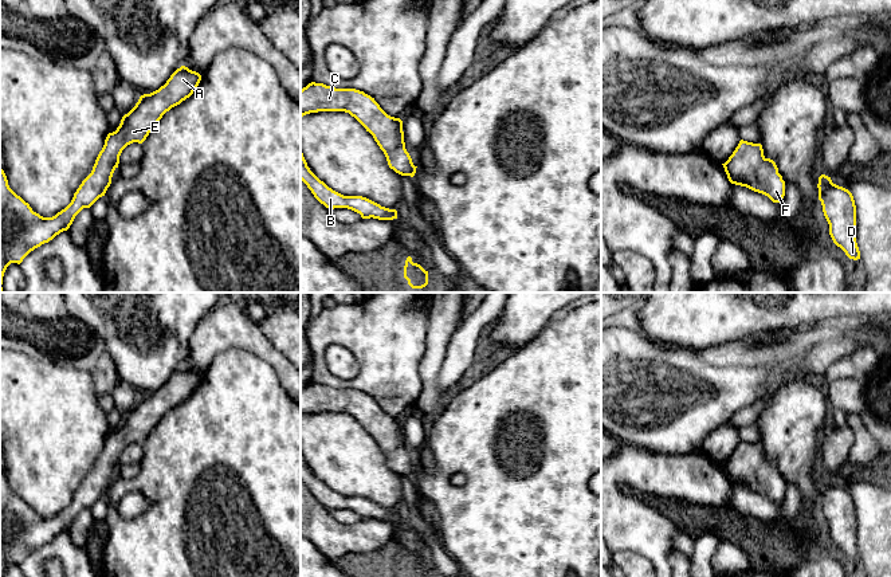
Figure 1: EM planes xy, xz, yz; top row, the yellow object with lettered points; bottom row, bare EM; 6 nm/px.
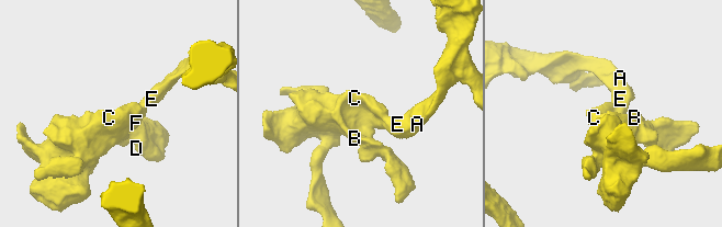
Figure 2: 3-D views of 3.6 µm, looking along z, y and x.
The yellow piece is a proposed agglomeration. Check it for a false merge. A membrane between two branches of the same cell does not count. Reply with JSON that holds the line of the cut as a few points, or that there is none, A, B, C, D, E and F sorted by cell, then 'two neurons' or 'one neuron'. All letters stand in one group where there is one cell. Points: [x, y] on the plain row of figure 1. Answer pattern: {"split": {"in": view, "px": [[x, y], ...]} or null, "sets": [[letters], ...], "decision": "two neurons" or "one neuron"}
{"split": null, "sets": [["A", "B", "C", "D", "E", "F"]], "decision": "one neuron"}

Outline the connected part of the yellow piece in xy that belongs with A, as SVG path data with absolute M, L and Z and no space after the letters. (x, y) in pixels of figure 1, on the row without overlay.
M181 366L158 390L141 396L136 407L122 417L117 431L107 435L91 474L82 482L71 503L52 518L43 518L34 513L30 505L9 488L7 476L0 470L0 577L4 577L11 564L20 565L31 552L67 531L83 509L90 509L99 498L105 496L111 484L113 474L118 468L122 451L133 443L142 444L162 416L189 399L200 381L201 376L199 373Z

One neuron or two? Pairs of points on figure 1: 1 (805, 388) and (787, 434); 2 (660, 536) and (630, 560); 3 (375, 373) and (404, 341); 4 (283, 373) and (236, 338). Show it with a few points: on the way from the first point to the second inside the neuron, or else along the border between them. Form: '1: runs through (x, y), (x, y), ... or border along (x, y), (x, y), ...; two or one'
1: runs through (800, 399), (799, 409), (792, 423); one
2: border along (615, 550), (634, 549), (652, 562); two
3: runs through (383, 365), (396, 349); one
4: runs through (275, 361), (256, 342), (248, 338); one

